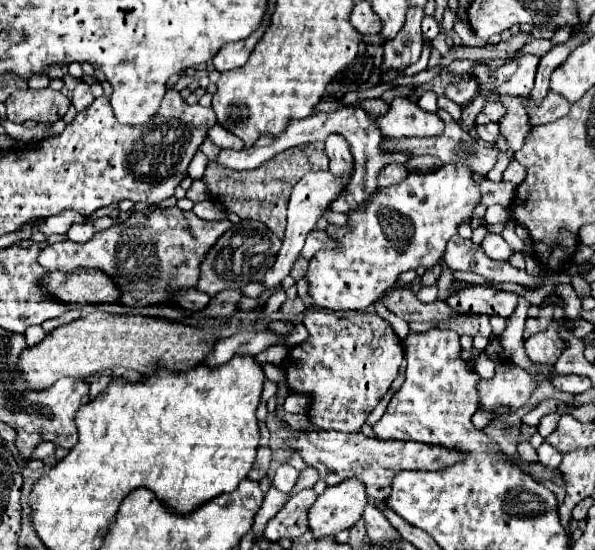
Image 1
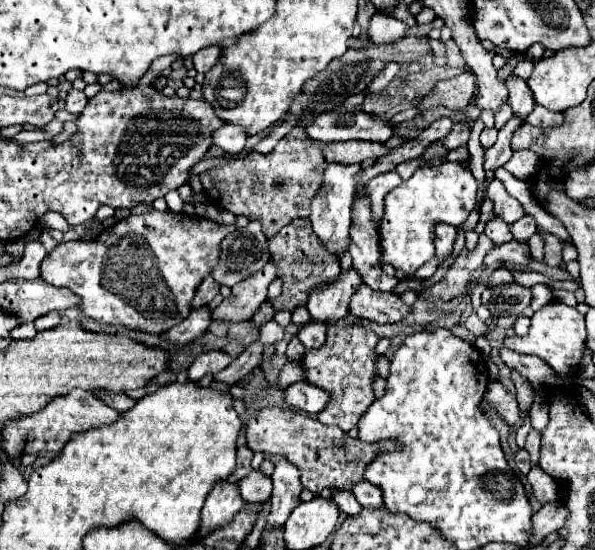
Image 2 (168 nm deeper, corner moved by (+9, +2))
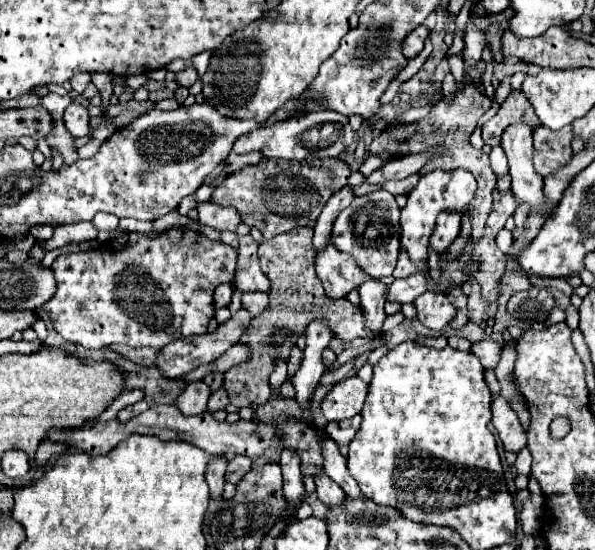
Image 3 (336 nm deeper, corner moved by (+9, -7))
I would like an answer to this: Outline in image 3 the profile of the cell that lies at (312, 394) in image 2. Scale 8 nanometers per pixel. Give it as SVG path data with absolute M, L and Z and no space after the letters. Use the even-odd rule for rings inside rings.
M360 377L340 381L322 401L322 413L328 421L342 421L362 411L368 385Z

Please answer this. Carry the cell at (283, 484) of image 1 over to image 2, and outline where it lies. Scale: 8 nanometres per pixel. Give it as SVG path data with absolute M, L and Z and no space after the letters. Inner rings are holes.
M252 470L244 480L240 480L238 486L240 486L240 494L246 502L260 502L262 504L272 494L272 480L256 470Z

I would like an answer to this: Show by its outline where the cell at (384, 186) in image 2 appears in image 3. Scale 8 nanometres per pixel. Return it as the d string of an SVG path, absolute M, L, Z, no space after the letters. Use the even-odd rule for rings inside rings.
M376 189L364 197L356 197L344 211L338 213L332 227L332 243L342 253L356 259L360 269L372 277L392 275L400 251L400 207L392 193Z

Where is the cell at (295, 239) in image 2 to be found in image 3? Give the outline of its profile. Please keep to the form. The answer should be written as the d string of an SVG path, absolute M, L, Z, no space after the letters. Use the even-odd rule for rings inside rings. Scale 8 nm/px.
M296 227L288 233L276 235L270 241L264 241L258 251L260 267L264 275L270 279L270 303L268 309L260 315L256 315L248 329L244 331L244 337L240 337L240 343L250 347L248 361L234 365L224 373L222 387L230 397L230 403L240 407L252 407L252 405L264 405L270 399L268 389L268 377L274 371L276 361L288 361L290 349L294 341L306 333L308 323L314 319L326 321L326 325L332 329L334 337L342 341L352 341L356 337L378 337L378 333L368 333L364 325L364 315L360 309L356 309L348 299L336 301L328 299L324 295L324 289L320 285L320 279L314 271L314 257L316 249L312 245L312 229L310 227Z

